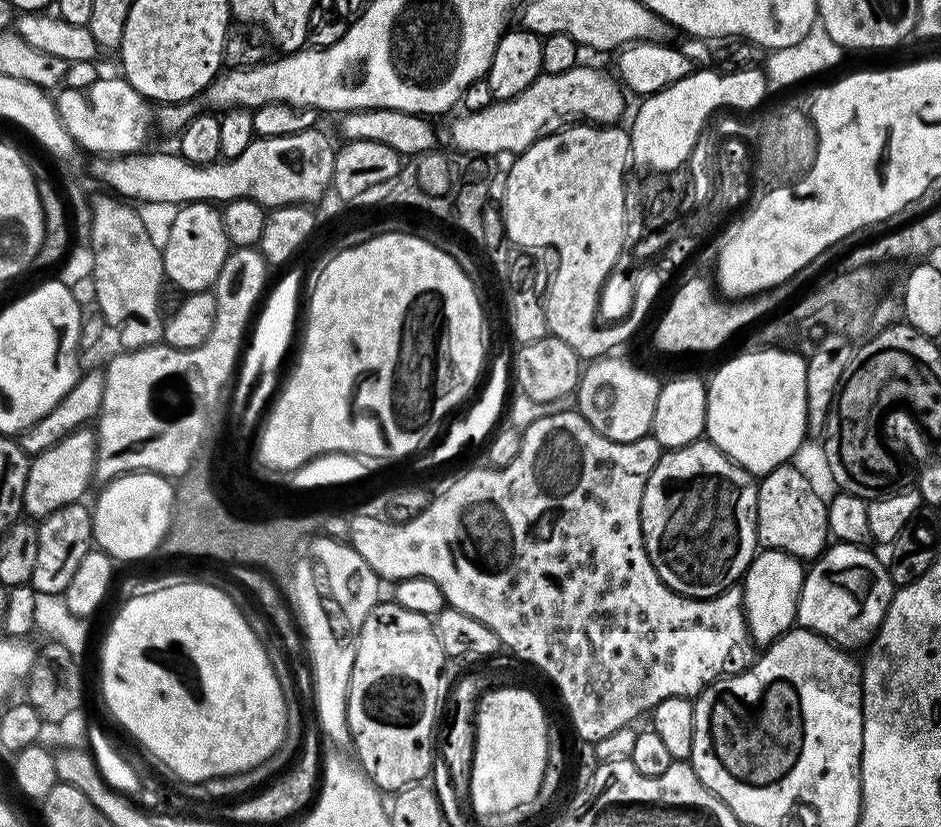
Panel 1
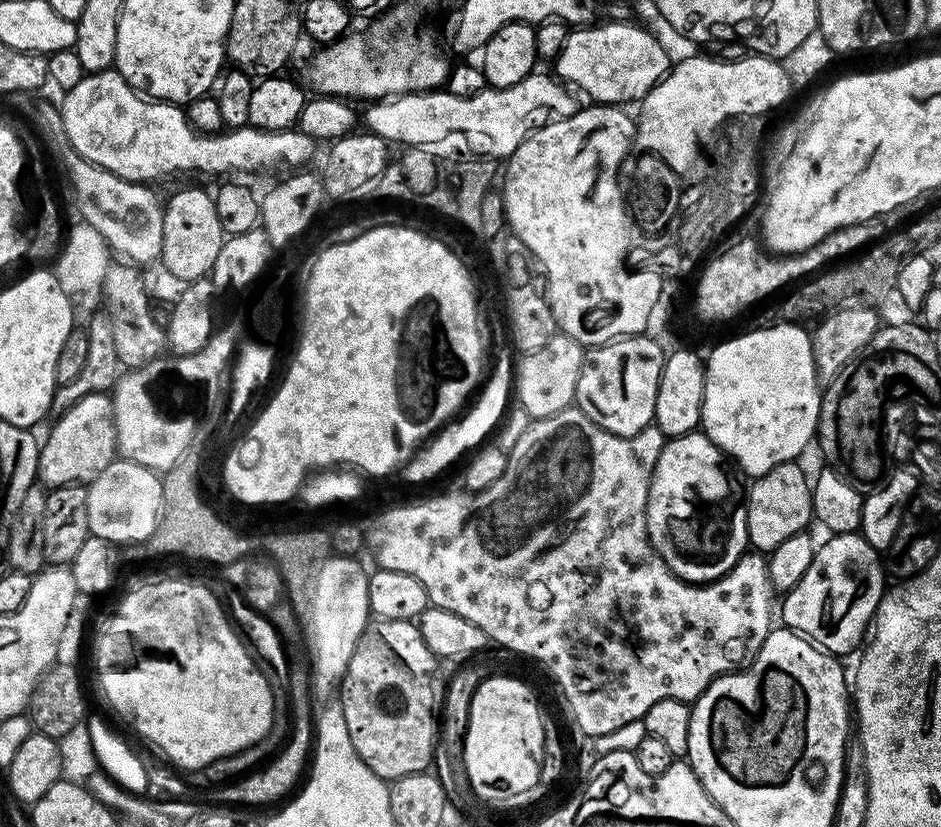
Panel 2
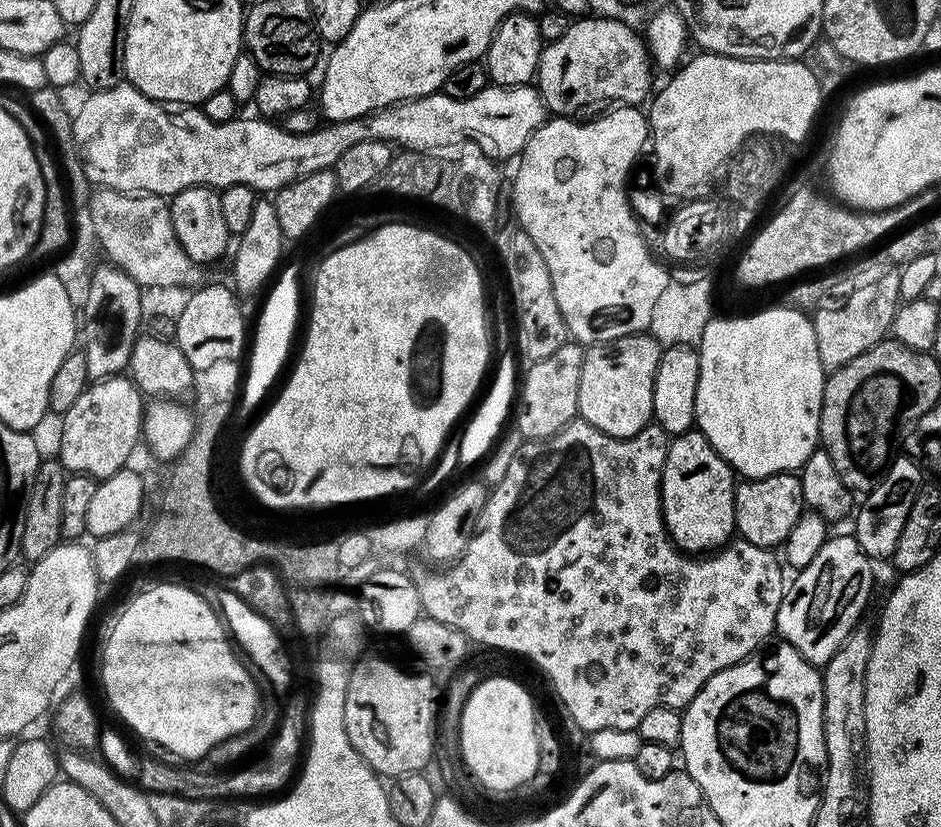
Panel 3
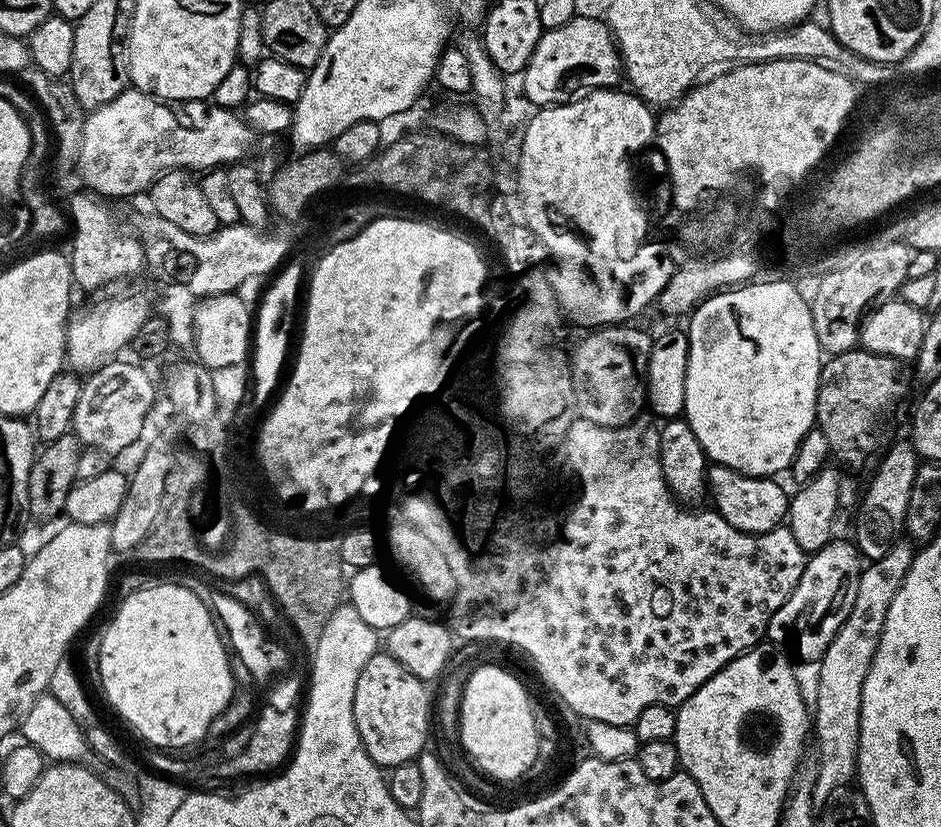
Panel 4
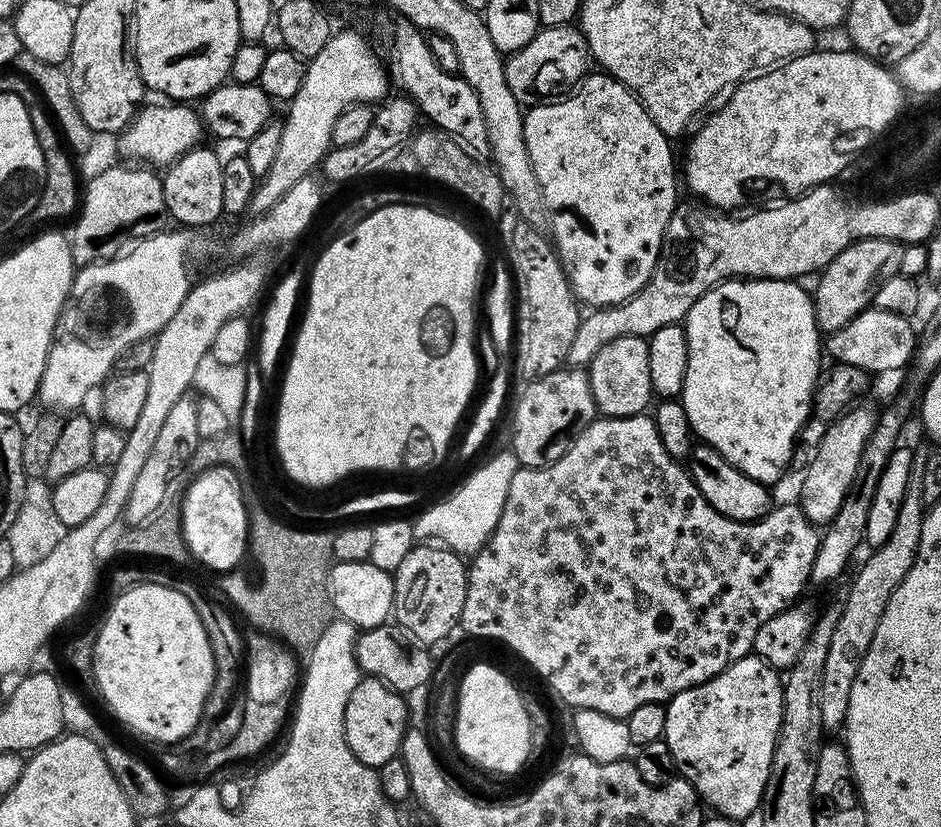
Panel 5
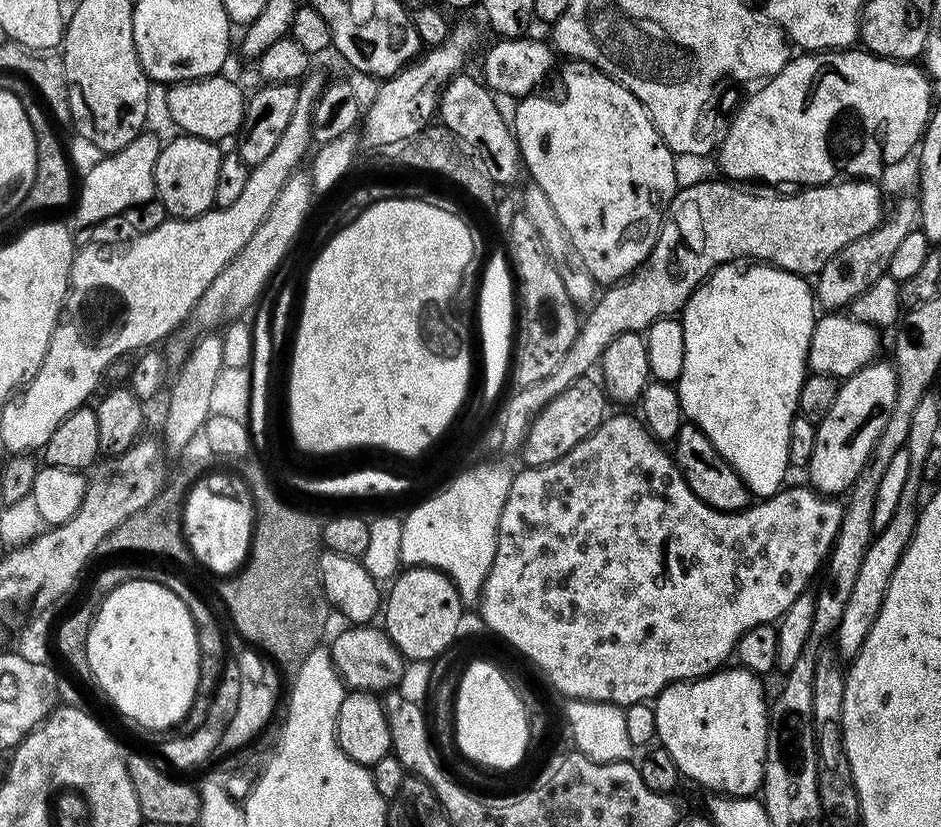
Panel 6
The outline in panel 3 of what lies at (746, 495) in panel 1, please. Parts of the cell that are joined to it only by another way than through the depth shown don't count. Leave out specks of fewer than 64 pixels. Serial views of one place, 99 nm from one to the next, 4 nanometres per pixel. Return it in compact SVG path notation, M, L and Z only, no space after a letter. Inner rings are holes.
M681 432L669 443L668 452L664 455L664 471L660 474L660 509L668 535L681 552L712 554L733 539L737 483L732 465L716 453L703 432Z

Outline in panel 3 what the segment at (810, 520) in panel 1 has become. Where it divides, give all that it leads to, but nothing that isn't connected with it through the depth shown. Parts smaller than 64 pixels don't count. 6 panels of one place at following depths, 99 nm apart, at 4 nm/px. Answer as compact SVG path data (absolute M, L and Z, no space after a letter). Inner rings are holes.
M779 472L760 480L748 478L737 483L736 532L754 546L775 549L783 545L790 530L794 530L794 522L806 511L800 479L792 472Z

